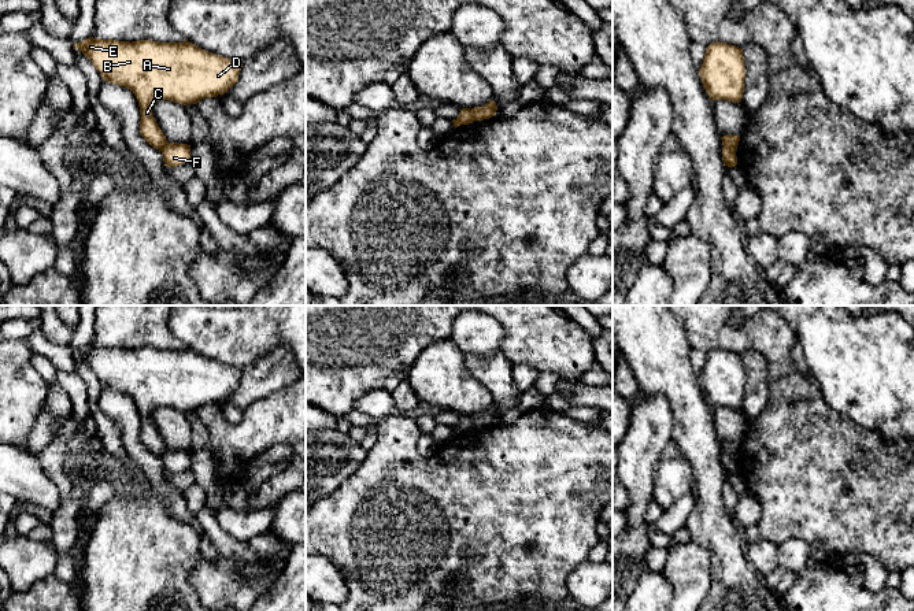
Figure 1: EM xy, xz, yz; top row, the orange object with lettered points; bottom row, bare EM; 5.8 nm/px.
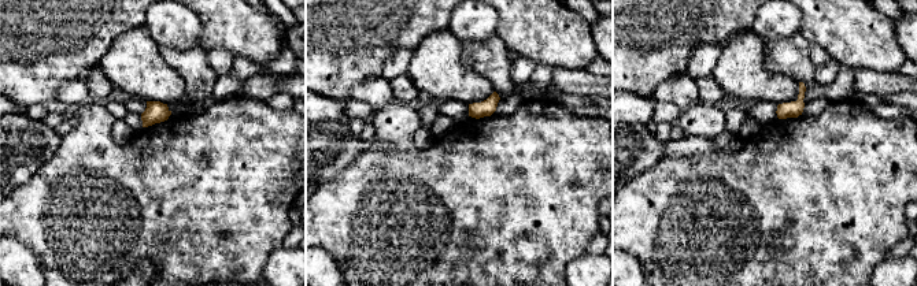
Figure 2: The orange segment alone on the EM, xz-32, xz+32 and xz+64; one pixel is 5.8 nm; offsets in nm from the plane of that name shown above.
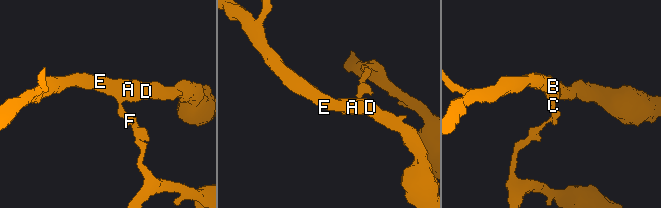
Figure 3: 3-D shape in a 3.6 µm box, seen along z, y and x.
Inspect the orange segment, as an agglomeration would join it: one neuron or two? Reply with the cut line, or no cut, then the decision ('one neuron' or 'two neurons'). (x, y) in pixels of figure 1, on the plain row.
cut in xz along (469, 417), (476, 426); two neurons

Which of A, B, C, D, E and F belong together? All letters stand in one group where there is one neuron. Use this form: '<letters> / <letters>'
A B C D E / F

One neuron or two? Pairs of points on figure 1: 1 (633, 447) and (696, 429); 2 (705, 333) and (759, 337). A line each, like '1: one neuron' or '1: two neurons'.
1: two neurons
2: one neuron

